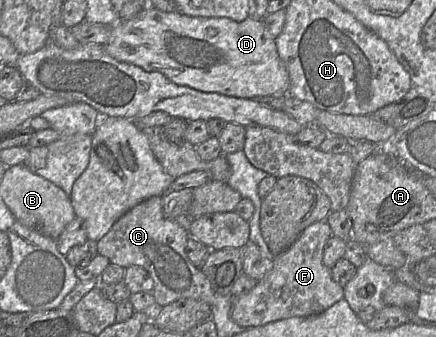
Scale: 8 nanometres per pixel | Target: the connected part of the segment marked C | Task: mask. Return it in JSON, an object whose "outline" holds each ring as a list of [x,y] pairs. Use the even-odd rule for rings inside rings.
{"outline":[[[162,196],[146,199],[121,216],[97,241],[98,254],[123,268],[131,265],[144,267],[153,279],[152,293],[158,307],[185,298],[200,300],[211,306],[215,291],[202,270],[190,261],[186,253],[189,233],[175,219],[165,217],[162,199]]]}

